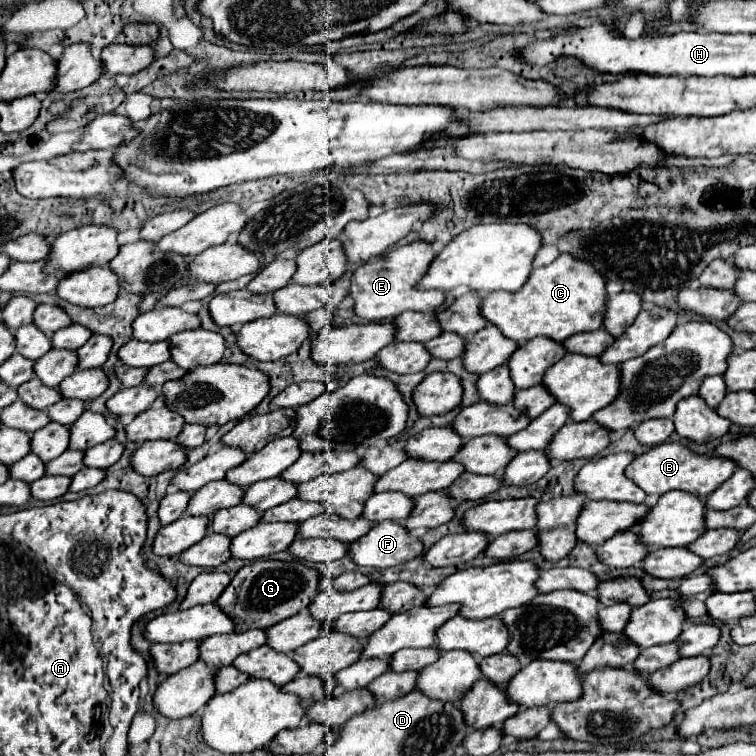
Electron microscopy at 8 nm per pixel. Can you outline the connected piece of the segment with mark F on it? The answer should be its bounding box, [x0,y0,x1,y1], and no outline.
[349,521,423,569]

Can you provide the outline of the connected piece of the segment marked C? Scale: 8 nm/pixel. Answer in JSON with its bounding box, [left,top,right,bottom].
[481,253,607,343]

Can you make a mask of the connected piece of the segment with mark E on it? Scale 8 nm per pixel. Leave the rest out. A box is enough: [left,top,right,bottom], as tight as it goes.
[349,241,445,321]

